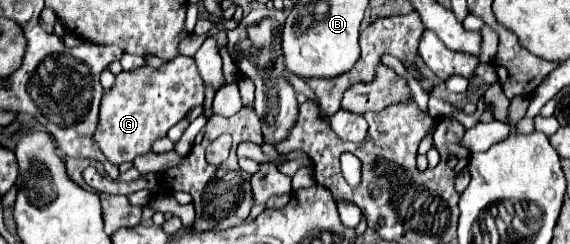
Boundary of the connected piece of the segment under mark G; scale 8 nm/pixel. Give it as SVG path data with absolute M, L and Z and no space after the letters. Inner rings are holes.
M176 56L160 68L138 68L134 72L120 72L110 92L104 92L100 106L100 128L96 130L96 144L114 164L132 162L138 154L150 152L154 140L164 138L170 126L180 122L190 108L204 102L204 80L198 74L196 60Z

